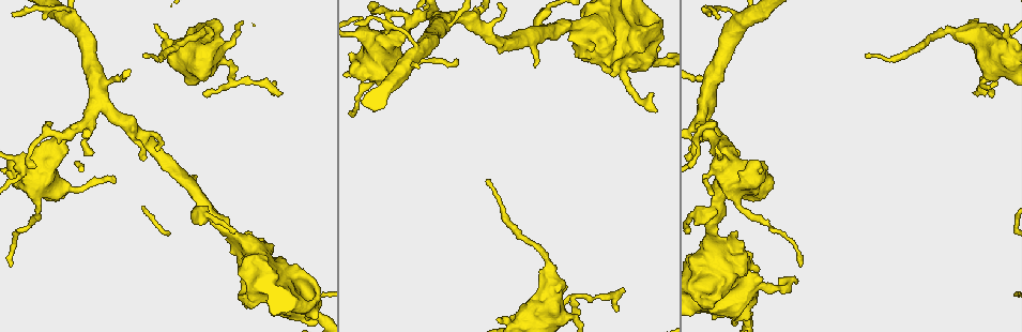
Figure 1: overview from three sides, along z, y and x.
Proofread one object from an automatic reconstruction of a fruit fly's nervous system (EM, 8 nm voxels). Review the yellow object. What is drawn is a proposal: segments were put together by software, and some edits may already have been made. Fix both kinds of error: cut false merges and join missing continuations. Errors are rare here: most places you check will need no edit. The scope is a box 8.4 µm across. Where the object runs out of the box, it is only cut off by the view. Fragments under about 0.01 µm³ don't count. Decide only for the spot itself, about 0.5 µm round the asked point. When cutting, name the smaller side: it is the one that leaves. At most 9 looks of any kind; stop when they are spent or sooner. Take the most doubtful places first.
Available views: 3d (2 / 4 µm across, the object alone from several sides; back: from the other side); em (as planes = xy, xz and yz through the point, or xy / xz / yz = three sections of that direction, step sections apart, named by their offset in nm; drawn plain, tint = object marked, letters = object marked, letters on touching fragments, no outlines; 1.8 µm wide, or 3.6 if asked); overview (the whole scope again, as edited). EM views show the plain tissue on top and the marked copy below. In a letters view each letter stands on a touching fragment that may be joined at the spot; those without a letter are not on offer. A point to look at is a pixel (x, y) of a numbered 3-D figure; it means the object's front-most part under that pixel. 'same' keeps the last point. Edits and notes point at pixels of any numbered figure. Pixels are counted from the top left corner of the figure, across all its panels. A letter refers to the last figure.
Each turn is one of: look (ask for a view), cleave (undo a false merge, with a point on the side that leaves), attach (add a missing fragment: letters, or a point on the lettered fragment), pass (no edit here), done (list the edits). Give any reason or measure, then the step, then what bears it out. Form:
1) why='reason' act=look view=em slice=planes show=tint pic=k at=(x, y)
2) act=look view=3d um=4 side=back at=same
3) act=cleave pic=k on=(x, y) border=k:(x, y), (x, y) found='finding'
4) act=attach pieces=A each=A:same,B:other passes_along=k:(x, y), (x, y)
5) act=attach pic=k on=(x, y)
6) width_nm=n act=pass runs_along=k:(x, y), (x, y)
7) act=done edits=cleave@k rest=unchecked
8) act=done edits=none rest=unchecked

why='four or more arms meet' act=look view=3d um=4 pic=1 at=(42, 159)

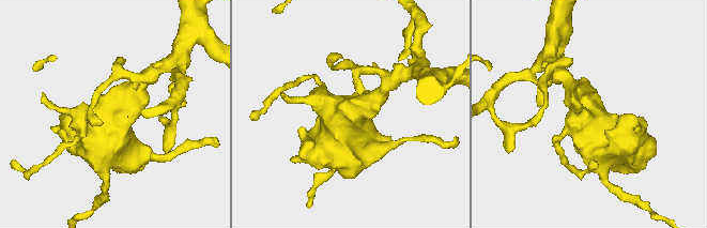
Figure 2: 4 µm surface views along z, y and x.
why='need the tissue' act=look view=em slice=xz step=8 show=tint pic=2 at=(351, 109)

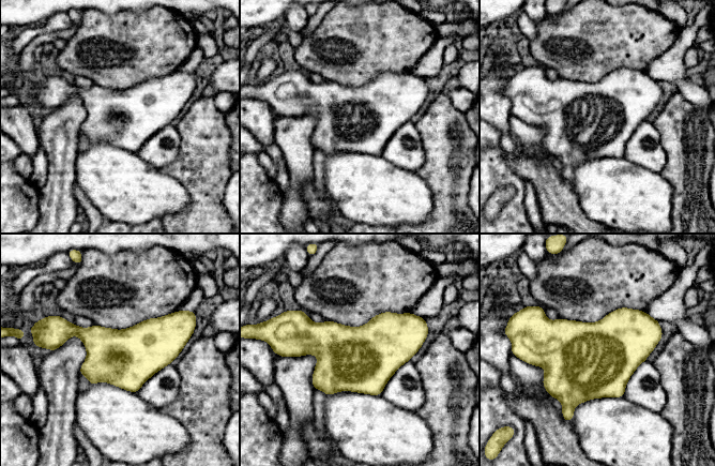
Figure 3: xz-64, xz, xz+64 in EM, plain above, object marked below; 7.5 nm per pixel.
act=look view=em slice=planes show=letters at=same

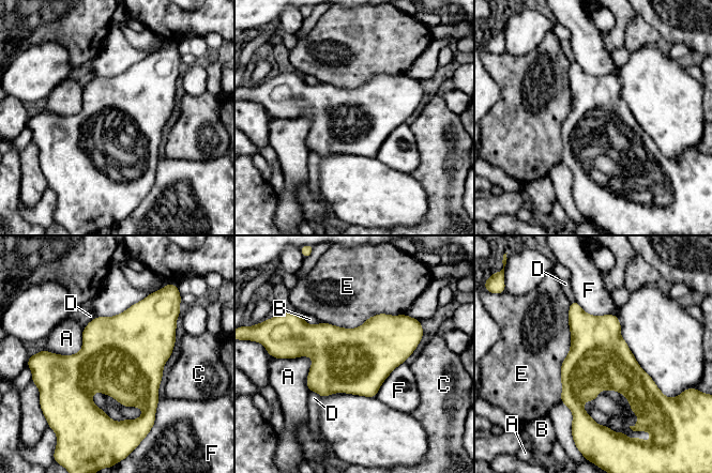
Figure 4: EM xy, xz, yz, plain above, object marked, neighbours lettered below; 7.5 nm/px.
width_nm=480 act=pass each=A:other,B:other,C:other,D:other,E:other,F:other border=4:(571, 303), (560, 401) found='all the same neuron'

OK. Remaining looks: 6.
why='sudden change in width' act=look view=3d um=4 pic=1 at=(619, 40)

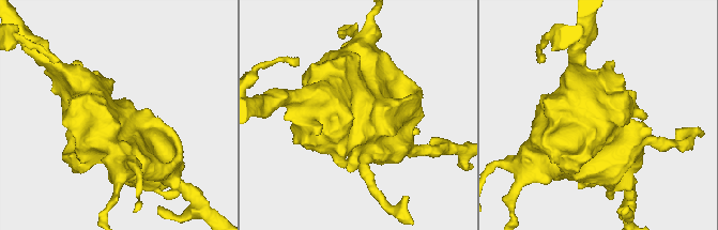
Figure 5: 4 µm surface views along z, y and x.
act=look view=em slice=planes show=letters pic=5 at=(359, 120)

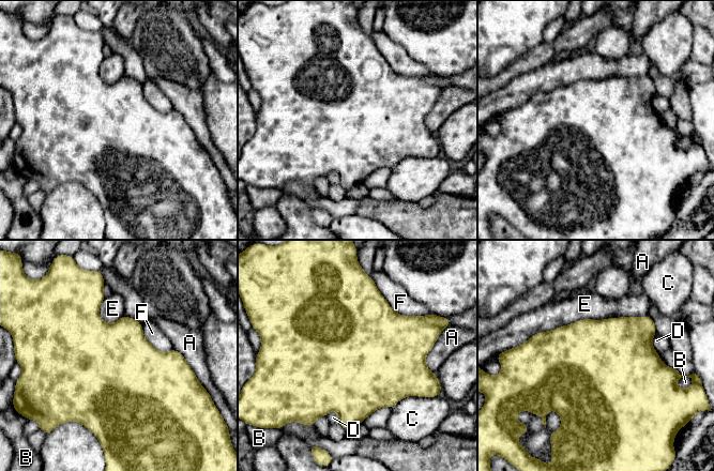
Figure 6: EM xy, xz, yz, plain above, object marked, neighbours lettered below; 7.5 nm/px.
act=pass each=A:other,B:other,C:other,D:other,E:other,F:other border=6:(377, 288), (394, 310), (416, 316) found='one neuron here'

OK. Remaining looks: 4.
why='branch point' act=look view=3d um=4 side=back pic=1 at=(202, 203)

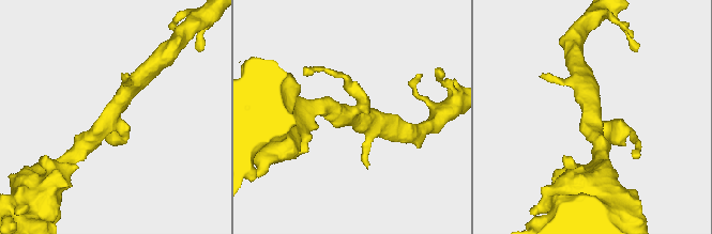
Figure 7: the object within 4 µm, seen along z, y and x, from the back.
arms=3 act=look view=em slice=xz step=4 show=letters pic=7 at=(352, 114)

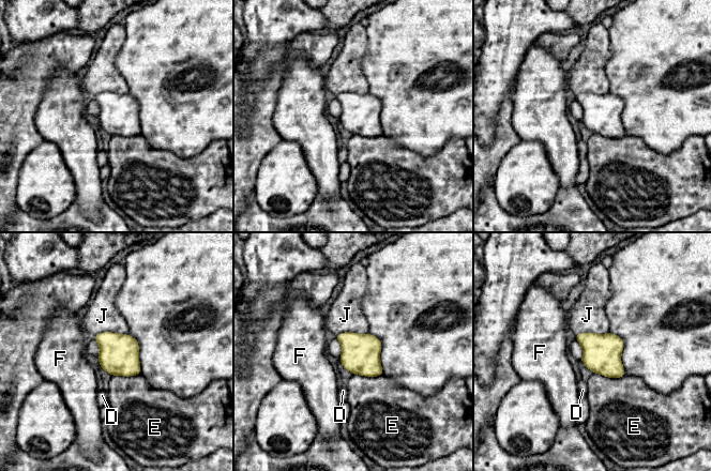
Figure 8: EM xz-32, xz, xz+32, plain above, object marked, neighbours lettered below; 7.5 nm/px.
act=pass each=D:other,E:other,F:other,J:other border=8:(608, 331), (575, 334) found='all the same neuron'

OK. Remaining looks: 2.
act=look view=em um=3.6 slice=planes show=letters pic=1 at=(704, 109)

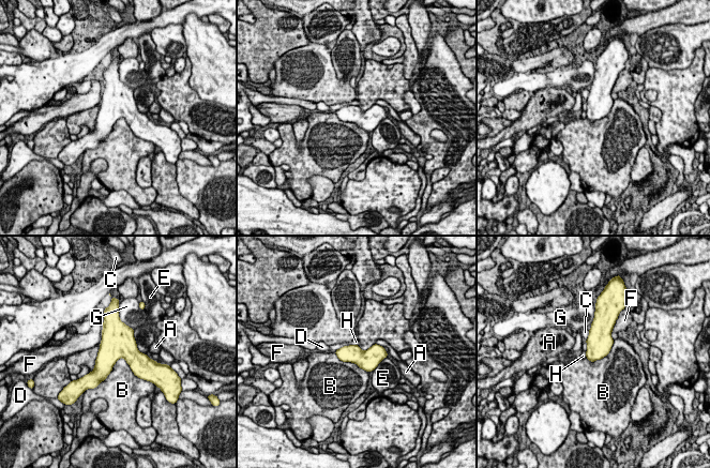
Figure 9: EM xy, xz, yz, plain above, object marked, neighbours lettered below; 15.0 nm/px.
width_nm=300 act=pass each=A:other,B:other,C:other,D:other,E:other,F:other,G:other,H:other border=9:(145, 379), (120, 358), (96, 387) found='one neuron here'

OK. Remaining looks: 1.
act=done edits=none rest=unchecked

